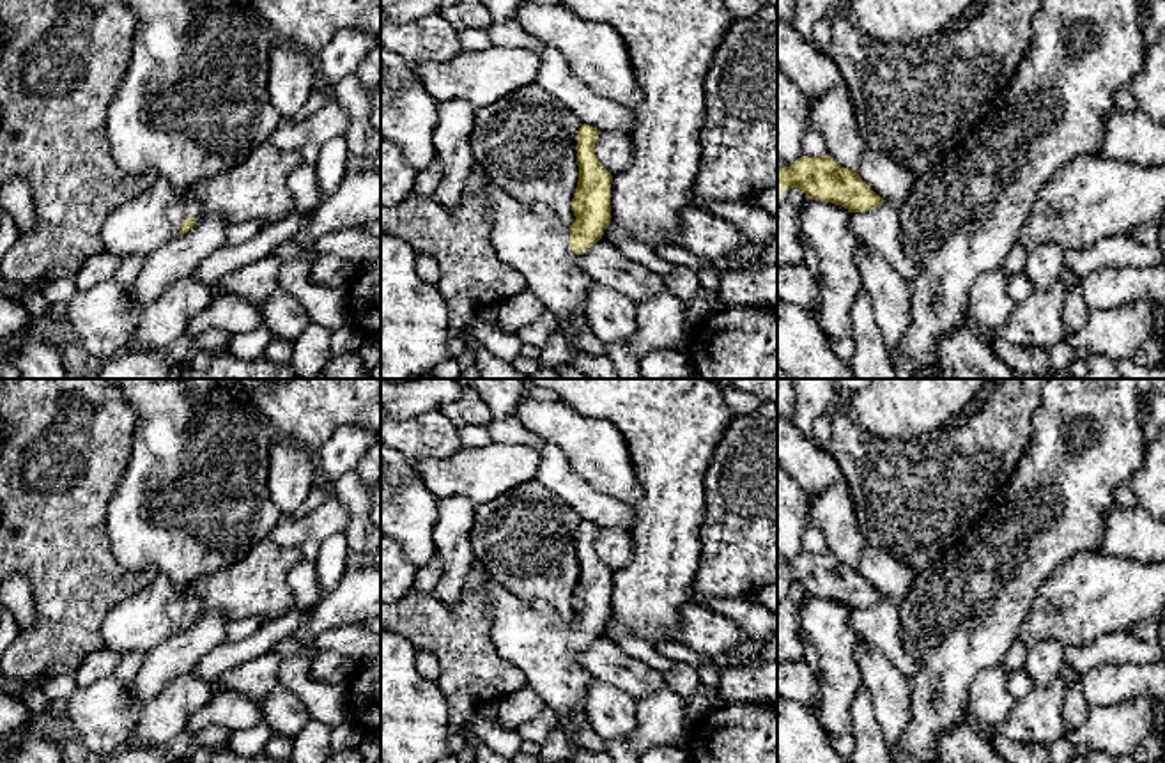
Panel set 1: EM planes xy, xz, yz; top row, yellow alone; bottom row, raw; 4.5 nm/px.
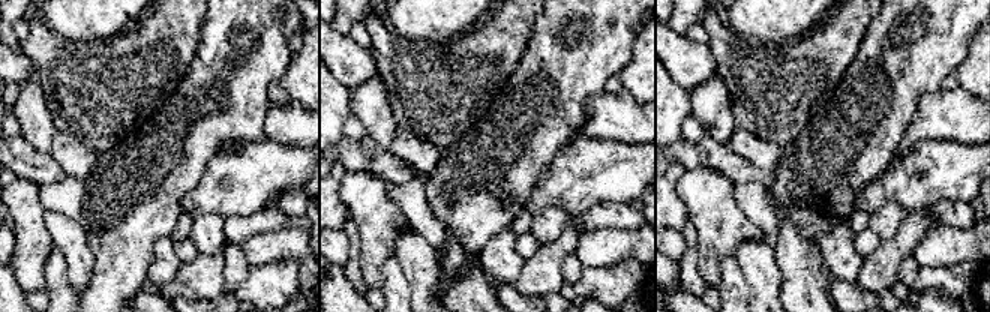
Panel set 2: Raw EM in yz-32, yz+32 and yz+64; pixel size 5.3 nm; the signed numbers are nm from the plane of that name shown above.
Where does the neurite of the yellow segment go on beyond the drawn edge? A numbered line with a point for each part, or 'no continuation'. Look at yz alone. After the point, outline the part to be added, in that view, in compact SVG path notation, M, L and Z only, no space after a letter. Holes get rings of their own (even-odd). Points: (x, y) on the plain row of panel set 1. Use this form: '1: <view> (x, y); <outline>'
no continuation

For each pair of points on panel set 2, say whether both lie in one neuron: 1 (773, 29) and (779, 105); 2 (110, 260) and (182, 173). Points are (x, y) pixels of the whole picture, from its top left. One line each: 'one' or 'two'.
1: two
2: one

